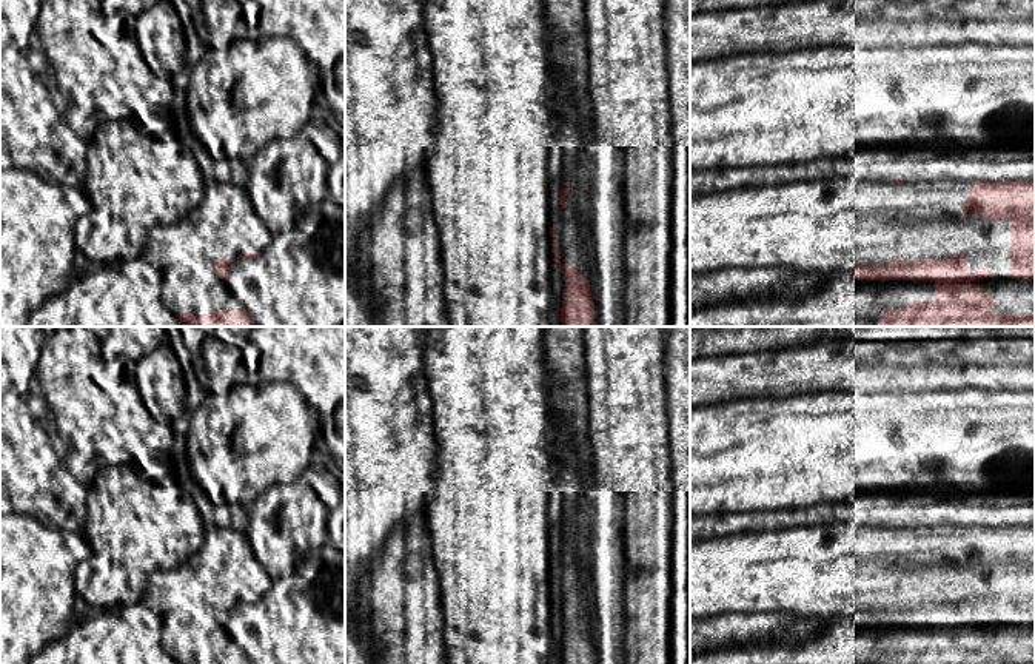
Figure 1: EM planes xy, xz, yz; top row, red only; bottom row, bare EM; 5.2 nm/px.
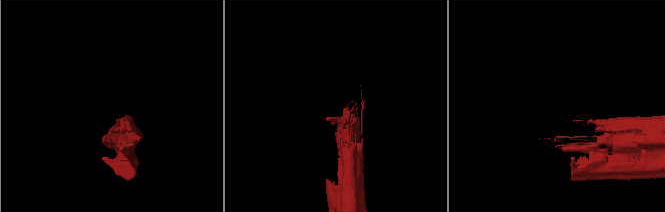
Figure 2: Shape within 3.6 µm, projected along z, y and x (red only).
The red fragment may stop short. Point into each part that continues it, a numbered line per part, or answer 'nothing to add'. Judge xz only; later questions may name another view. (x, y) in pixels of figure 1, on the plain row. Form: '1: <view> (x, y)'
1: xz (570, 587)

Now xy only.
1: xy (224, 570)

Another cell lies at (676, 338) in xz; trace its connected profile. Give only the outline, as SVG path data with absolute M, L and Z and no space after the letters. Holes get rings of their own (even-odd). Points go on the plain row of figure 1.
M667 327L665 390L675 485L670 664L690 664L690 327Z

